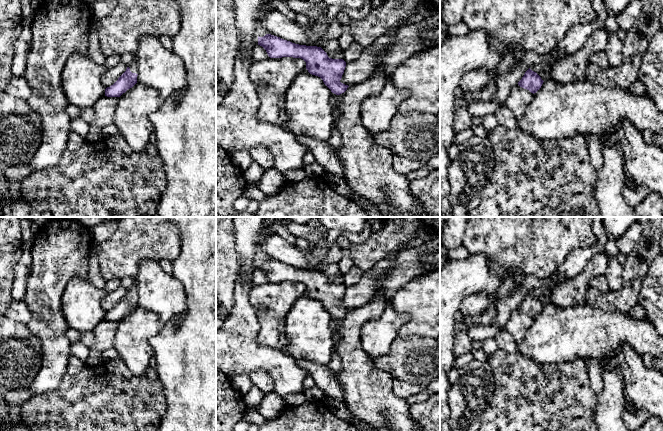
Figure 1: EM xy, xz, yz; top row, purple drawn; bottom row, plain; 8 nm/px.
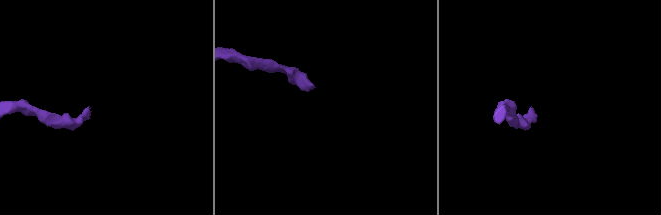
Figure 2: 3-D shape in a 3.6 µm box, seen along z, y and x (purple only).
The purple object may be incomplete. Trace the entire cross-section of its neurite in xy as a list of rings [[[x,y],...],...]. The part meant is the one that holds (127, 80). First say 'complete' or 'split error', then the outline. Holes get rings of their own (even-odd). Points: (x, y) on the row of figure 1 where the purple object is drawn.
split error; [[[134,57],[126,71],[118,78],[118,80],[113,85],[105,89],[105,96],[120,97],[137,83],[137,76],[138,65],[136,58]]]

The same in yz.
split error; [[[530,68],[525,72],[518,85],[524,89],[529,90],[531,93],[536,93],[542,86],[543,82],[549,79],[548,71],[545,71],[541,76]]]

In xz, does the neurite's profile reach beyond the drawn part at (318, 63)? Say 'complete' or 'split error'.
complete

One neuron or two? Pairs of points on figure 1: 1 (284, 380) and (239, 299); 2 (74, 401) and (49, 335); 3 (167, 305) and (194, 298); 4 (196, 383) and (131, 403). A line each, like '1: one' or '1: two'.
1: one
2: two
3: two
4: two

